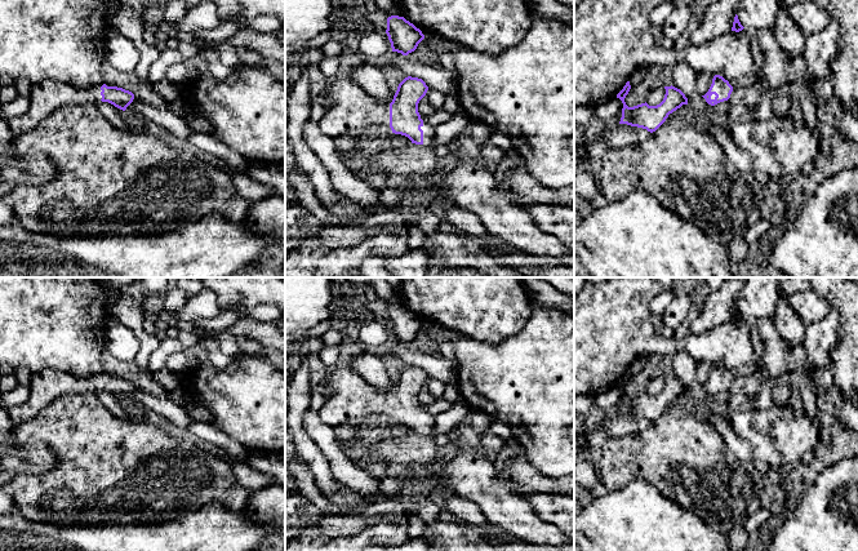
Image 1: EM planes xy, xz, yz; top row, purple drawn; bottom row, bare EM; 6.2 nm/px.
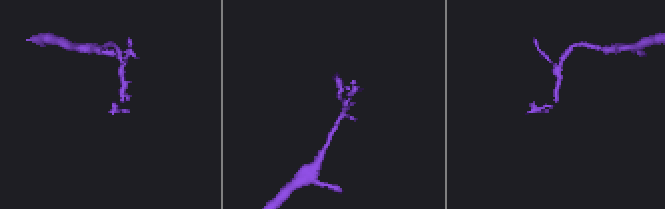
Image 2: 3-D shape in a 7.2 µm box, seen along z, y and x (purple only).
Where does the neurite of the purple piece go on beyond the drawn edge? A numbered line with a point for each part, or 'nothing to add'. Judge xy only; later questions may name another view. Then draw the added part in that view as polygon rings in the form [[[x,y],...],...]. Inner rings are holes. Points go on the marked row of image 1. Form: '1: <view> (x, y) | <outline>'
1: xy (48, 96) | [[[46,80],[31,86],[30,108],[22,115],[6,119],[14,137],[35,129],[43,120],[65,105],[101,102],[101,86],[74,88],[57,80]]]

